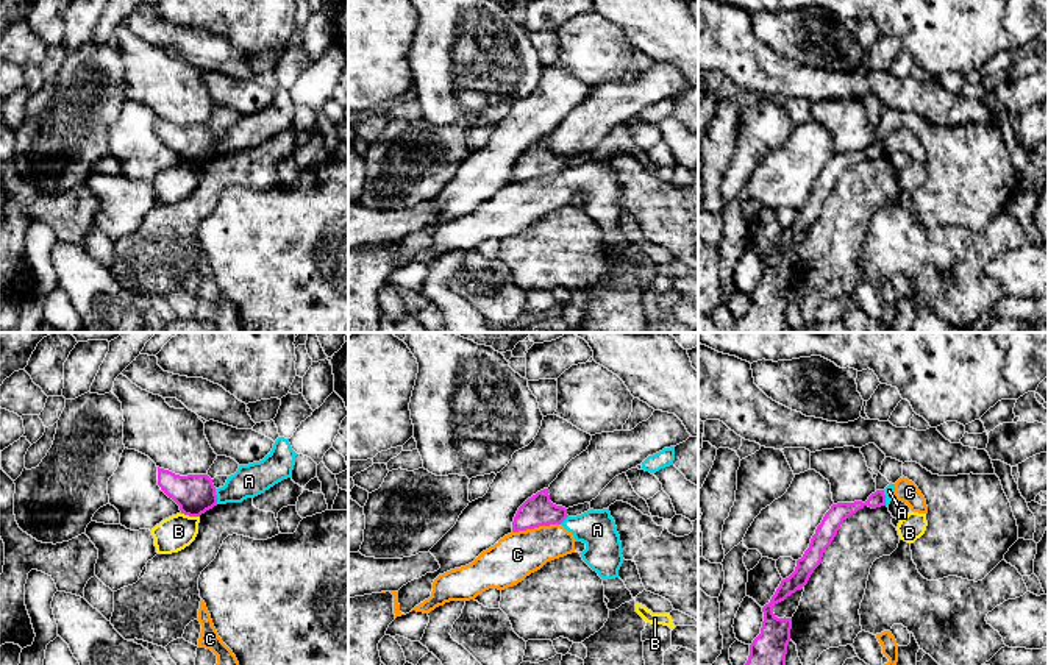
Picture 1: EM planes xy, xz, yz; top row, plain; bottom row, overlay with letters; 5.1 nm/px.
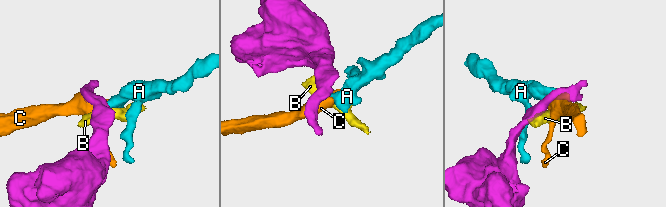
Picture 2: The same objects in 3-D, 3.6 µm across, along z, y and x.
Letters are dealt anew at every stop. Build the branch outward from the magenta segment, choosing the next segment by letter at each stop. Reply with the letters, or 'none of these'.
none of these

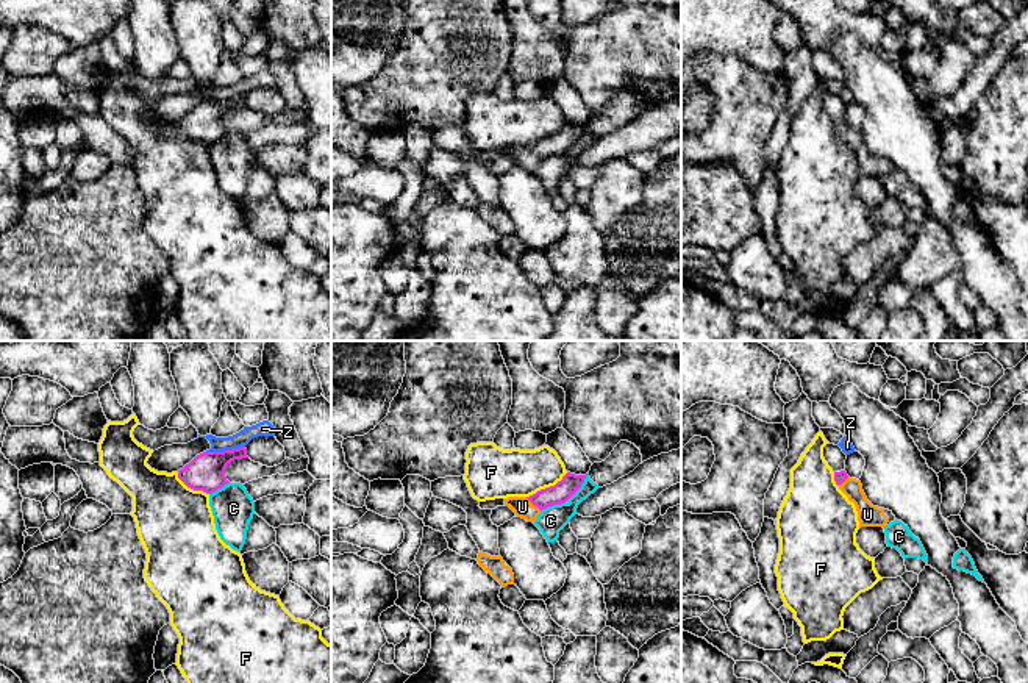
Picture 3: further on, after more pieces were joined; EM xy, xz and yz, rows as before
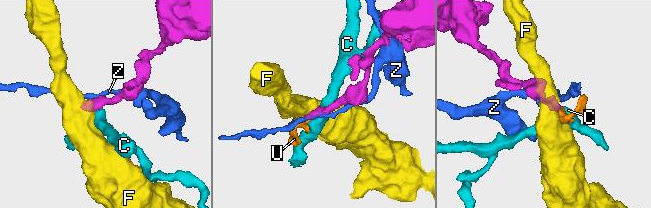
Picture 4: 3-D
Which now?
U

